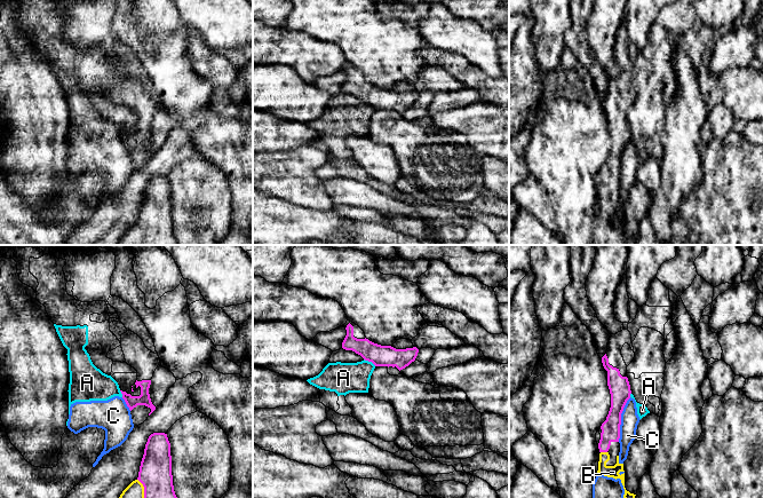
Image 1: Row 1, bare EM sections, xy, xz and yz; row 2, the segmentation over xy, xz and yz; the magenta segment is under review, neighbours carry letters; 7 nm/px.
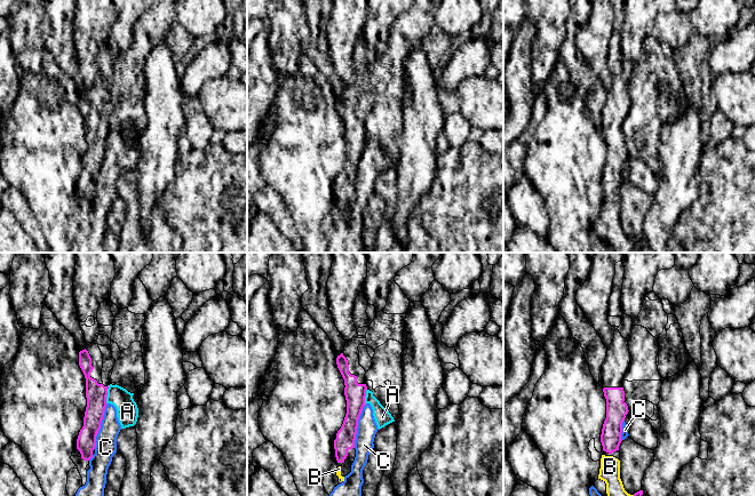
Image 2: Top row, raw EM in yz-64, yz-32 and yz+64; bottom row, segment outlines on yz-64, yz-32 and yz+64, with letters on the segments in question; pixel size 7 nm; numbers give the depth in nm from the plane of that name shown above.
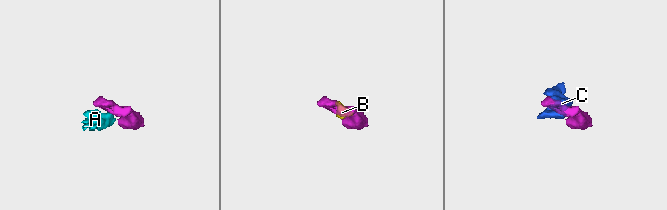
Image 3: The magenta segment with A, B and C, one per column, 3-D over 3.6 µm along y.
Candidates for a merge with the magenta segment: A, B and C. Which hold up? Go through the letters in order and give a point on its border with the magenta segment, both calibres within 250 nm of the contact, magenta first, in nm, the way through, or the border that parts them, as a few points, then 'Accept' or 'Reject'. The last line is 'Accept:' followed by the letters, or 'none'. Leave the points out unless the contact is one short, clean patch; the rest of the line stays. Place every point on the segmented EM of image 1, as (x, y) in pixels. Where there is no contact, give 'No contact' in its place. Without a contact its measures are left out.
A: Touches magenta at xz (370, 361). Thickness 150 nm (magenta) against 220 nm. Boundary: xz (364, 358), (375, 365). Reject
B: Touches magenta at yz (604, 451). Thickness 130 nm (magenta) against 80 nm. Accept
C: Touches magenta at yz (620, 419). Thickness 150 nm (magenta) against 130 nm. Boundary: yz (630, 397), (621, 413), (620, 437), (618, 441). Reject
Accept: B

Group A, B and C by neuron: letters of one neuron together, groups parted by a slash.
A C / B

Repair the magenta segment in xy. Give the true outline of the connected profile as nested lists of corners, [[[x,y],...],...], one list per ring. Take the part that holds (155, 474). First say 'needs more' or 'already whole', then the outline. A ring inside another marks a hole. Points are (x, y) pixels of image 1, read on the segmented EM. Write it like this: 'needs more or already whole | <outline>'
needs more | [[[153,433],[149,436],[138,477],[119,498],[177,498],[173,485],[170,443],[167,434]]]

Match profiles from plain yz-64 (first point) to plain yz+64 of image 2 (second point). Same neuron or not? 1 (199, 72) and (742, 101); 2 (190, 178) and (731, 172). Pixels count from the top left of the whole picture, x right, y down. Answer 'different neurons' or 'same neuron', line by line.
1: different neurons
2: same neuron

